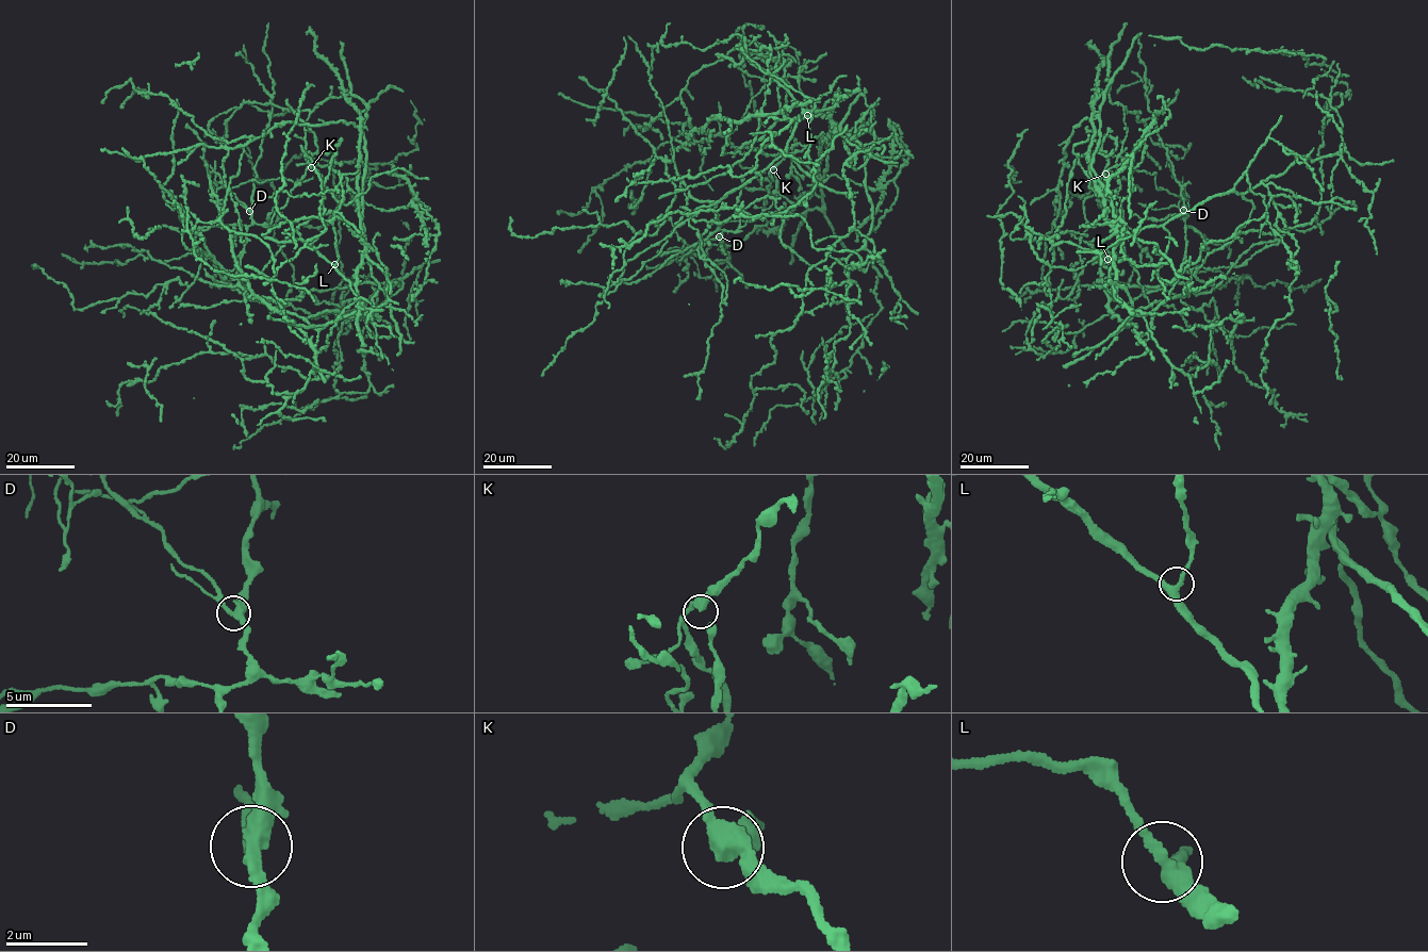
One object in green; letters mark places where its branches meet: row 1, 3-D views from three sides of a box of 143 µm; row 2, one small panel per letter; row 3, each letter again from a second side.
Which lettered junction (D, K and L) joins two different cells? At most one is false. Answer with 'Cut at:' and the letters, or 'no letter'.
Cut at: D

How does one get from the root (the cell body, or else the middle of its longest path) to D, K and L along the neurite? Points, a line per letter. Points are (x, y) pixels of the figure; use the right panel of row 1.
D: (1114, 260), (1116, 284), (1125, 289), (1138, 314), (1169, 298), (1186, 296), (1191, 272), (1185, 256), (1183, 210)
K: (1114, 260), (1116, 233), (1106, 220), (1104, 195), (1093, 187), (1103, 197), (1097, 189), (1105, 174)
L: (1114, 260), (1114, 285), (1110, 274), (1113, 262), (1108, 259)

